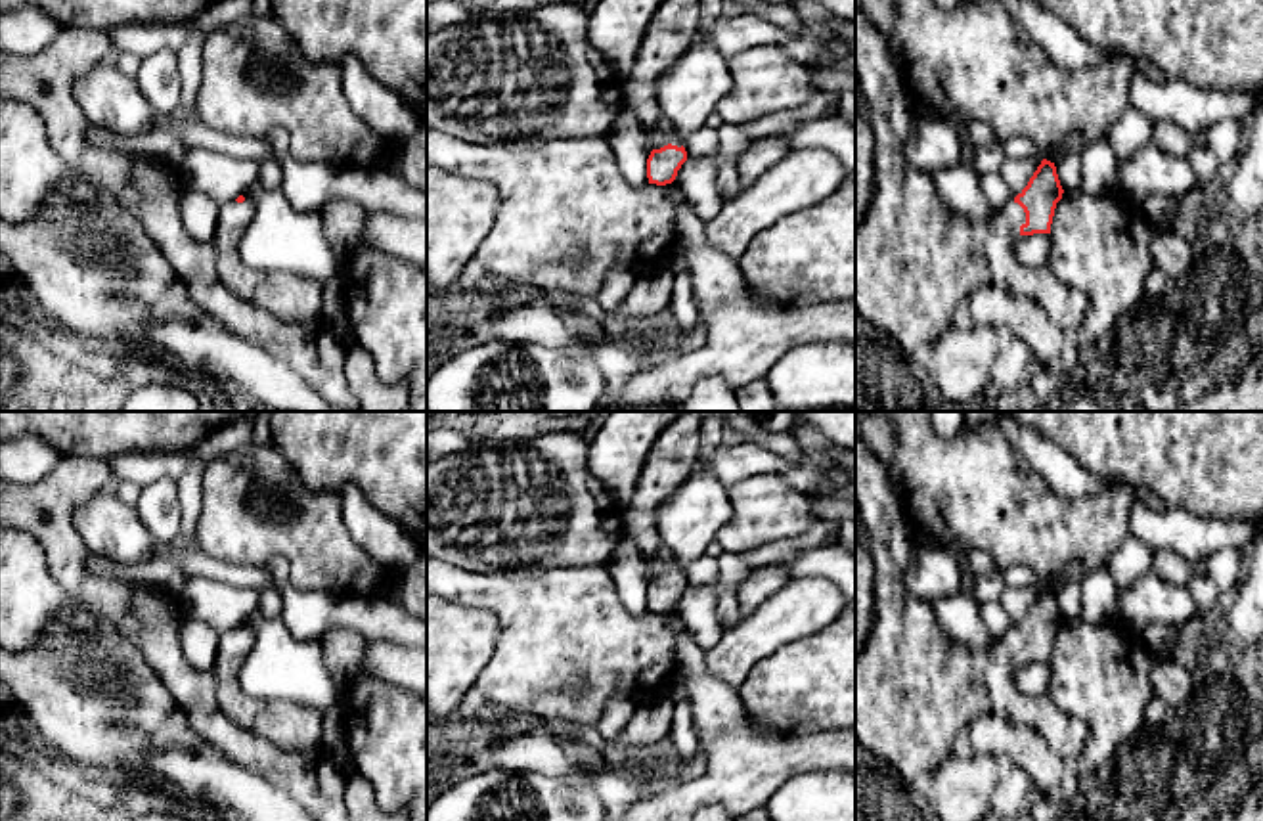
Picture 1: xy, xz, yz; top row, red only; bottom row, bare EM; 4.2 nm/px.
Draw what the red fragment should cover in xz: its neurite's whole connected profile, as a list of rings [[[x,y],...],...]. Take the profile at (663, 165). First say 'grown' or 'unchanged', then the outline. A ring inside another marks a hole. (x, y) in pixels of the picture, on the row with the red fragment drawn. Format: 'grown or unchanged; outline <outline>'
grown; outline [[[664,0],[645,31],[630,75],[618,80],[622,103],[653,132],[647,159],[649,184],[672,184],[687,161],[681,140],[656,126],[662,115],[656,82],[695,44],[702,21],[700,0]]]

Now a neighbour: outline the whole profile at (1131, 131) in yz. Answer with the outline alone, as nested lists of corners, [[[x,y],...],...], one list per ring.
[[[1129,105],[1106,130],[1104,140],[1110,144],[1118,159],[1127,159],[1137,149],[1150,144],[1152,130],[1154,121]]]

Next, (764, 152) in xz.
[[[779,130],[775,134],[758,138],[746,151],[739,155],[737,168],[742,189],[752,186],[769,166],[787,155],[788,132],[790,130]]]

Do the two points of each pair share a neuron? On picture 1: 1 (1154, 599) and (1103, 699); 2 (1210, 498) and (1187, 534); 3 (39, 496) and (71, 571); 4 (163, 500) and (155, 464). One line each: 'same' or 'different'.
1: different
2: different
3: same
4: different

